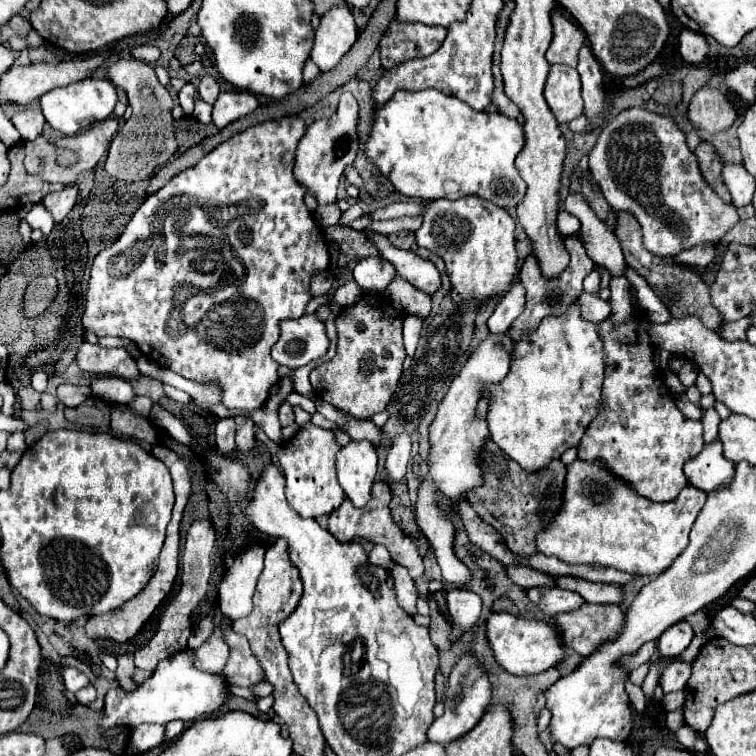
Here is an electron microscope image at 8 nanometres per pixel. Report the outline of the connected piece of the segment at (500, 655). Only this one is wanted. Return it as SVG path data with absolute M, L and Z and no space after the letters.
M505 612L491 614L487 620L487 640L495 654L495 662L515 676L539 674L563 660L563 648L557 630L535 618L517 618Z

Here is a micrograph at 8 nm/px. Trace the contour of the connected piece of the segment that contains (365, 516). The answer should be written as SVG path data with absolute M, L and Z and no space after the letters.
M375 482L373 484L373 490L371 490L371 500L365 508L355 508L351 504L349 498L343 500L343 504L333 512L329 514L329 520L327 520L327 530L339 540L339 542L351 542L353 538L367 538L375 544L383 544L389 552L391 552L391 558L397 562L397 564L403 564L411 578L415 580L417 576L423 574L423 558L419 556L419 550L415 548L415 544L411 542L409 536L405 536L399 526L393 522L391 518L391 510L389 510L389 502L391 502L391 490L385 482Z

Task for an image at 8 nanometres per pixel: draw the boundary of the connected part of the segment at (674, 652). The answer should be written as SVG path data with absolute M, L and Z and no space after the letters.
M677 622L671 628L667 628L659 638L657 638L657 652L659 656L679 656L691 642L693 638L693 628L689 622Z

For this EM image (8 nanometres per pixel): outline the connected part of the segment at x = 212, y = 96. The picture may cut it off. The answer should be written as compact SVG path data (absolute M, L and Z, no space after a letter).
M203 76L201 78L201 82L199 82L199 96L201 96L201 100L205 100L209 104L213 104L217 100L219 86L217 86L217 82L211 76Z

